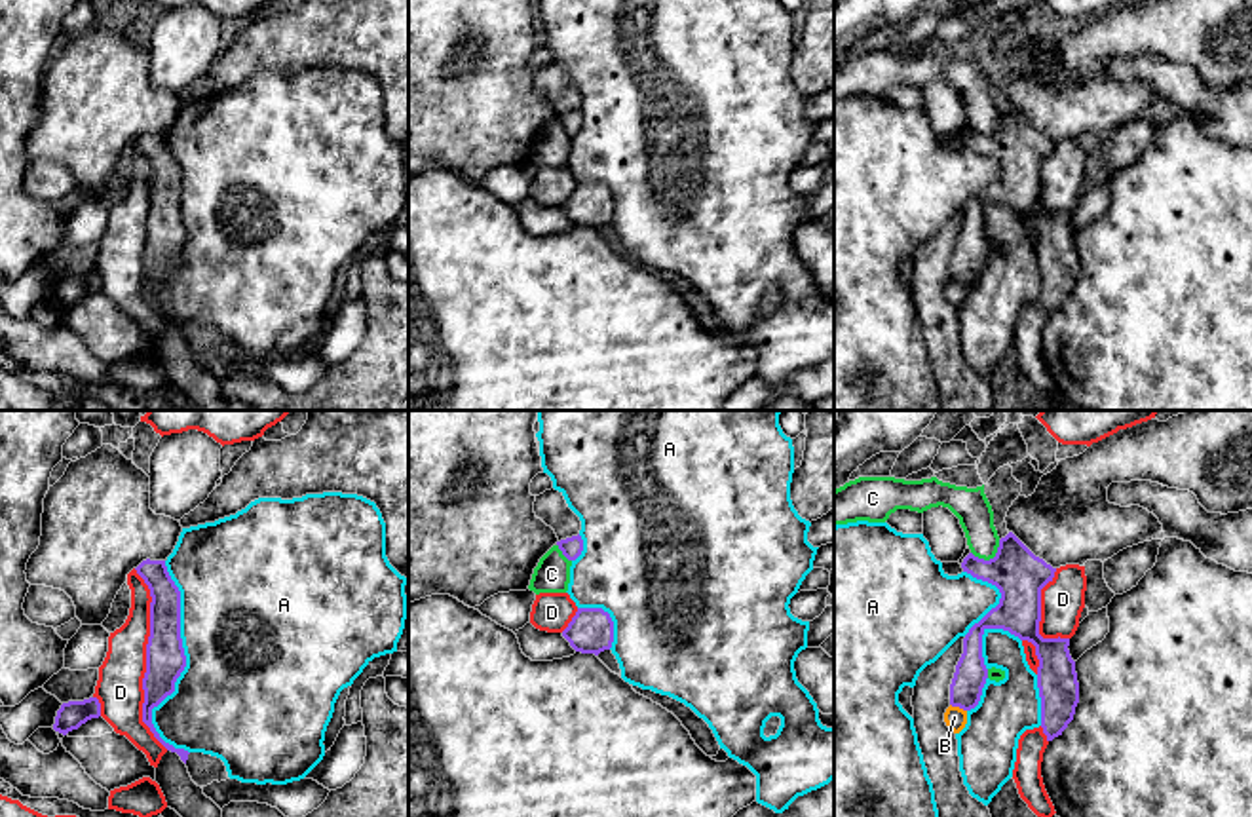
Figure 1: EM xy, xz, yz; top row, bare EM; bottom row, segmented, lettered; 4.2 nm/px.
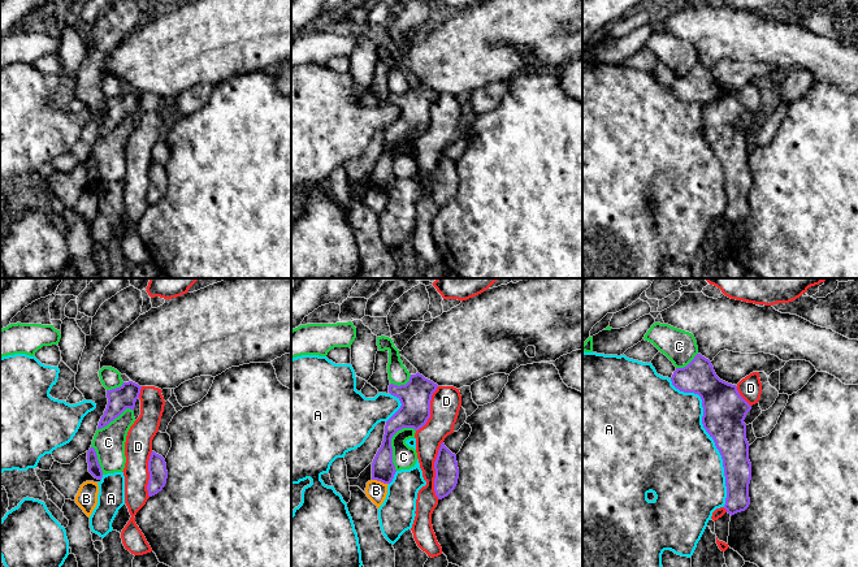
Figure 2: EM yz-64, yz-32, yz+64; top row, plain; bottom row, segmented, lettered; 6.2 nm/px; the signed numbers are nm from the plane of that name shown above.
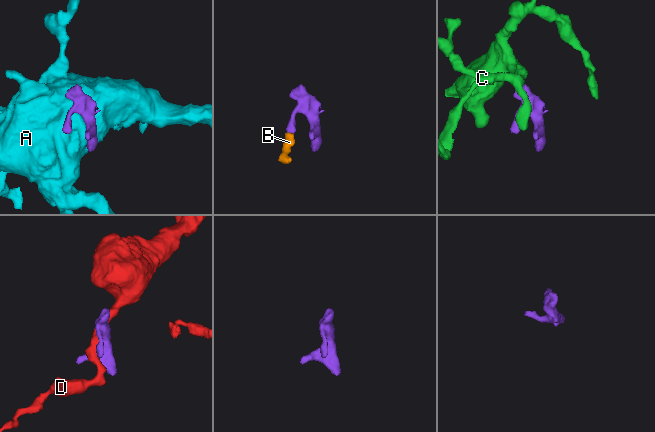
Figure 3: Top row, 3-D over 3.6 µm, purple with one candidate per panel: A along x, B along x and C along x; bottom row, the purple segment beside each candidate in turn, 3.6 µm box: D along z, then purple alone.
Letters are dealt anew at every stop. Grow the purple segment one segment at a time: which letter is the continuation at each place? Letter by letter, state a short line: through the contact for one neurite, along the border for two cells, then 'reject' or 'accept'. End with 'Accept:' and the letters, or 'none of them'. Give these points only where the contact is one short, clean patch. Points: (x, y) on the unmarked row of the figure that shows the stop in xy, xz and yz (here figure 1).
A: reject
B: yz (950, 278), (966, 285) | reject
C: reject
D: reject
Accept: none of them

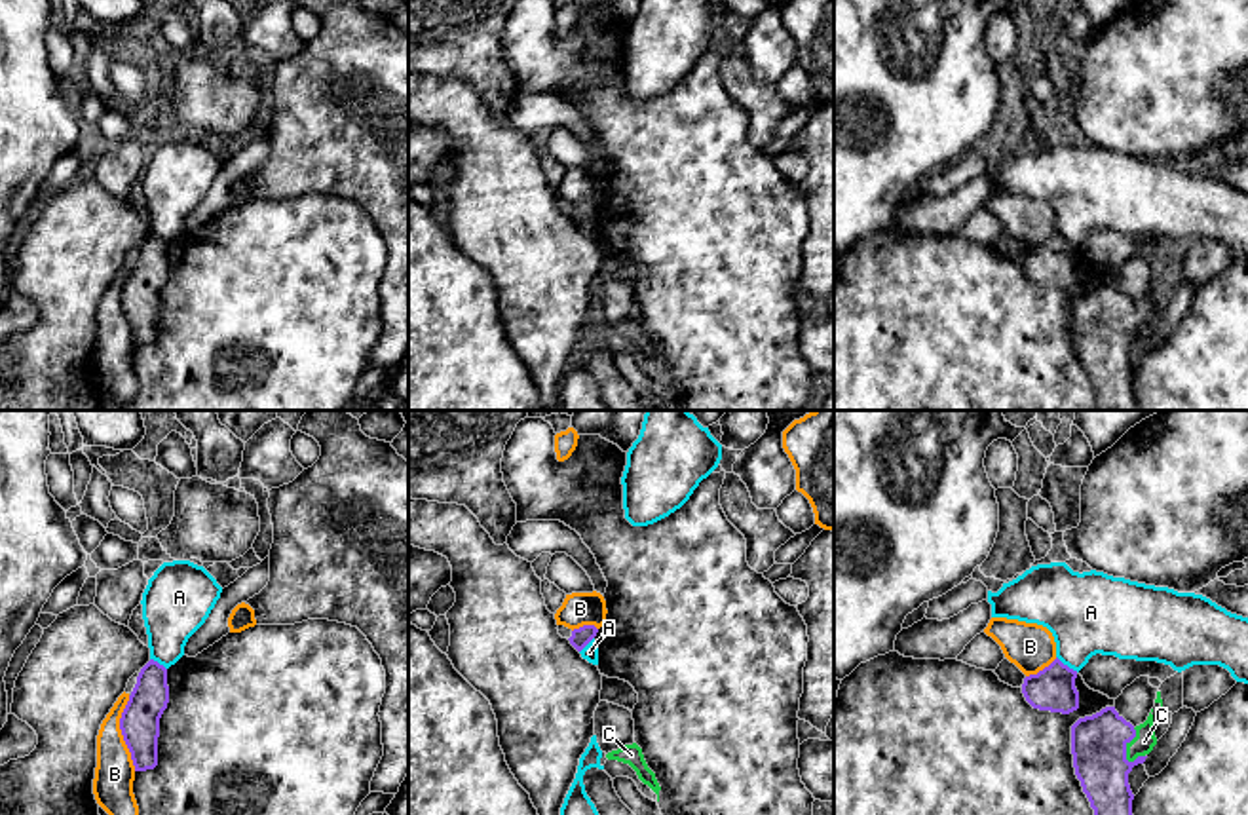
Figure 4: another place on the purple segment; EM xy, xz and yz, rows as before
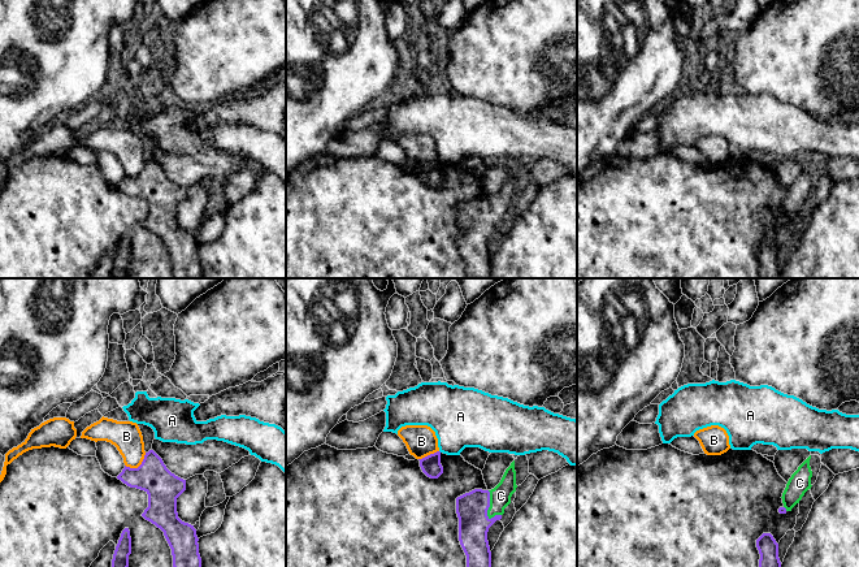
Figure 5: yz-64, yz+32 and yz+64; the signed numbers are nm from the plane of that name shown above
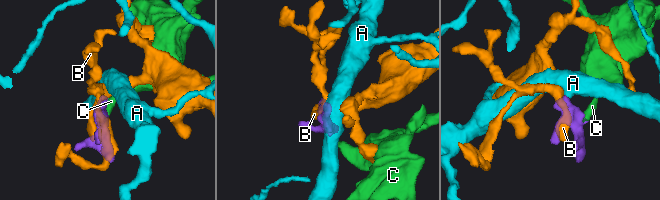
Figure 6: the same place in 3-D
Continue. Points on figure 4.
A: yz (1057, 230), (1077, 246) | reject
B: reject
C: yz (1098, 318), (1125, 320), (1144, 316) | accept
Accept: C

